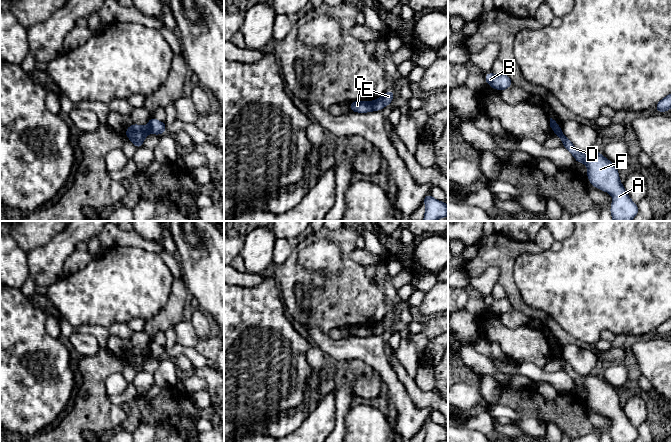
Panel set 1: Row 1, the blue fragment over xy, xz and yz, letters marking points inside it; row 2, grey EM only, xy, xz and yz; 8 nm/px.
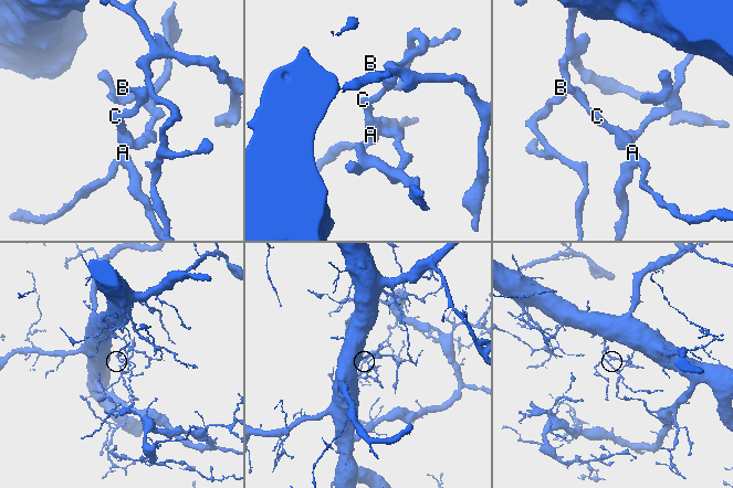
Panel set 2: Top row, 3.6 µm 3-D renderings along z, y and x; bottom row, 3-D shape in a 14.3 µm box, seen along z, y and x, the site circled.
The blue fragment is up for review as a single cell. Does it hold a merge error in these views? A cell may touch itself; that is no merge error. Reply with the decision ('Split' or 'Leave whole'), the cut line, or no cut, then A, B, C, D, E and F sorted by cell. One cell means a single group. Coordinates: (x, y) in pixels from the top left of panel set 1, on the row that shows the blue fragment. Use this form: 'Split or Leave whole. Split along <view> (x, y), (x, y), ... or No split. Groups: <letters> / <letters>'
Split. Split along xz (371, 102), (373, 110). Groups: A C D F / B E

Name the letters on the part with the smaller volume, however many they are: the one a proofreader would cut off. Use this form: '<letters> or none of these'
A, C, D, F

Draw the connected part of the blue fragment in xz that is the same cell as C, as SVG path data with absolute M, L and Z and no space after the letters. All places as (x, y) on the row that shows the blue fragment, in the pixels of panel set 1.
M353 101L350 102L350 109L352 112L367 113L373 111L373 104L369 101Z

